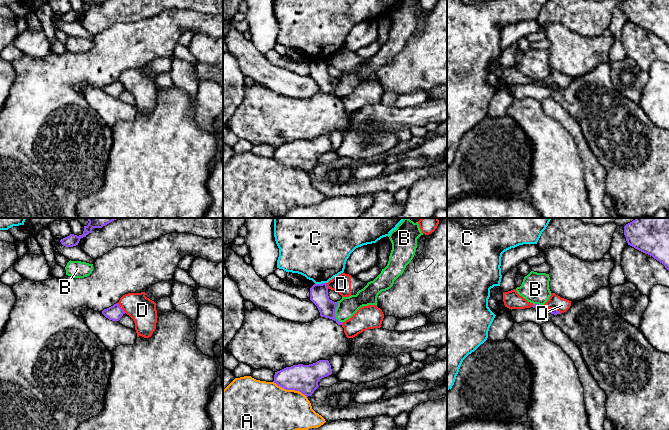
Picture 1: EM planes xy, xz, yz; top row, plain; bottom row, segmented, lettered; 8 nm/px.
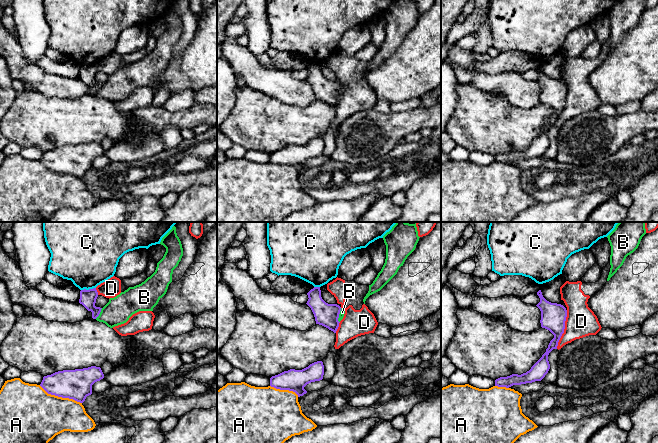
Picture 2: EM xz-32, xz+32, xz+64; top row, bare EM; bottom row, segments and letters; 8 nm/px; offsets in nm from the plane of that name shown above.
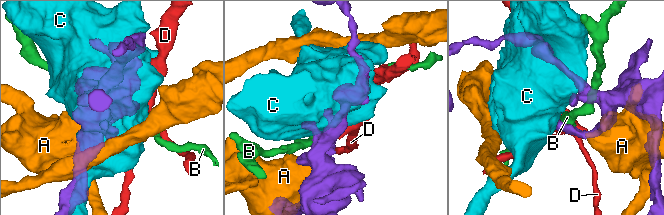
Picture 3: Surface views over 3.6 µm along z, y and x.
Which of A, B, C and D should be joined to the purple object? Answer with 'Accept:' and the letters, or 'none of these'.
Accept: none of these

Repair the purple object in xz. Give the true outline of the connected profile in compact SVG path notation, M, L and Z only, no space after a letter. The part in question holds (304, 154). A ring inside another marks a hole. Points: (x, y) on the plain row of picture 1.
M319 136L309 141L293 141L275 148L274 159L286 166L295 166L311 172L319 163L320 155L332 150L328 136Z

